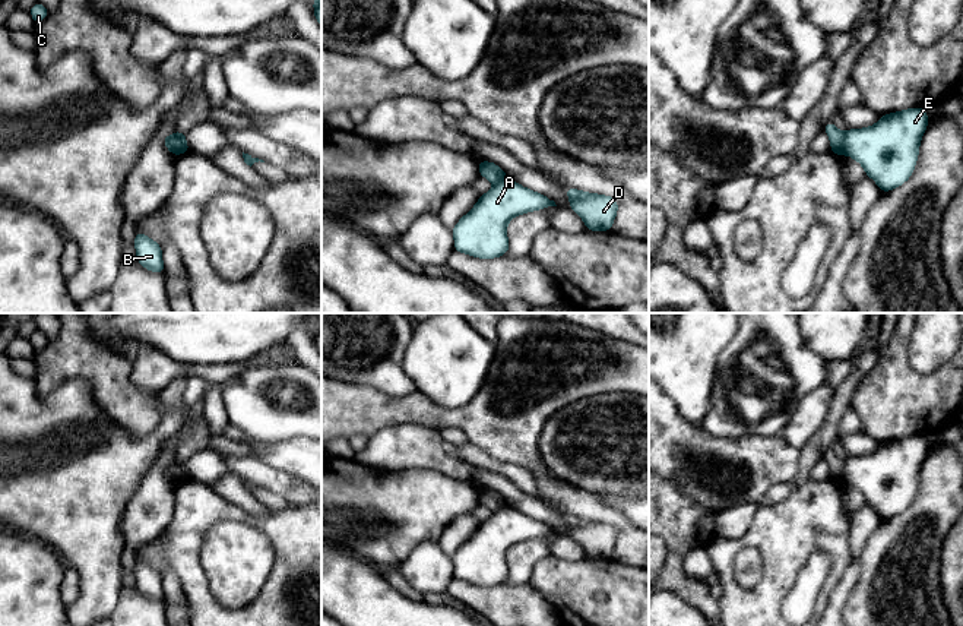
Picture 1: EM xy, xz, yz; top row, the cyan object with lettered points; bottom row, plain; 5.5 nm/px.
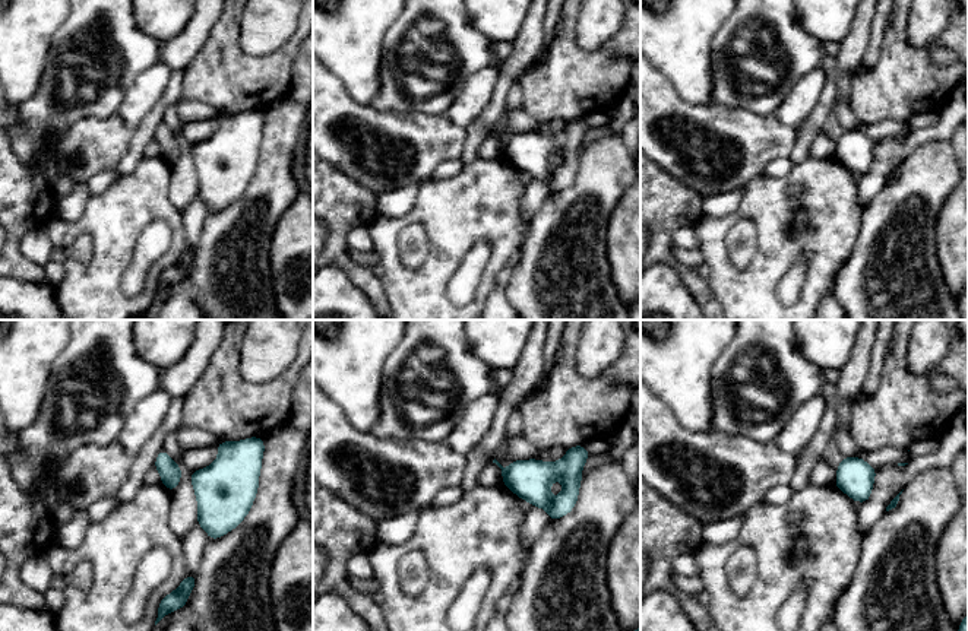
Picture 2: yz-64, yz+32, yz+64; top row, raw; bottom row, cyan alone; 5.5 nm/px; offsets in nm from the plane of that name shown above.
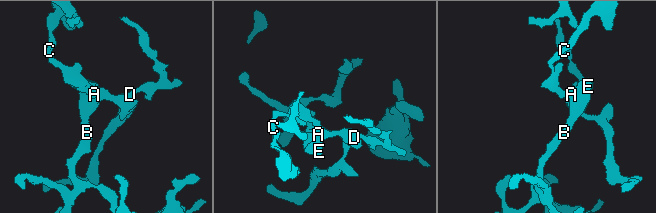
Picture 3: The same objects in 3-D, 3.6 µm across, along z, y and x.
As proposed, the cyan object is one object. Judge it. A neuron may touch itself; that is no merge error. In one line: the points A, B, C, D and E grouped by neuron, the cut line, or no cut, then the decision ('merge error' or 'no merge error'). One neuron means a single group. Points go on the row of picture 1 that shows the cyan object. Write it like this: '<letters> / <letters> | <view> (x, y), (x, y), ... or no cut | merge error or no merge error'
A B D E / C | yz (843, 133), (845, 154) | merge error

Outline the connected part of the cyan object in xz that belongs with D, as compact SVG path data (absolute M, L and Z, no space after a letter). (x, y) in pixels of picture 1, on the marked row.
M566 187L573 209L585 222L587 231L612 231L618 202L612 196L587 193Z

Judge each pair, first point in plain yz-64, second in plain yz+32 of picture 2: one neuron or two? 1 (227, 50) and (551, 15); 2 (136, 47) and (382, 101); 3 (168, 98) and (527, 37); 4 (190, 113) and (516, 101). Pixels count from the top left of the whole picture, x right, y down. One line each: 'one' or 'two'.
1: two
2: one
3: one
4: one

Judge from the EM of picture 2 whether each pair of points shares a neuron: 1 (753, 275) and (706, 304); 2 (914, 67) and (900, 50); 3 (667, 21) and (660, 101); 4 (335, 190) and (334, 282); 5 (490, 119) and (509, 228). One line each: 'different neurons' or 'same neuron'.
1: different neurons
2: same neuron
3: different neurons
4: different neurons
5: different neurons

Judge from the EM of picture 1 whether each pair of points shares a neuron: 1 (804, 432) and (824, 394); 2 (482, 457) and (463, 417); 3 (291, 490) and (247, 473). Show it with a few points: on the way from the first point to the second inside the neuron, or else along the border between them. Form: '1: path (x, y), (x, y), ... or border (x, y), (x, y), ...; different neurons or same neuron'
1: path (804, 423), (817, 402); same neuron
2: border (469, 440), (493, 457), (509, 462); different neurons
3: path (281, 483), (257, 473); same neuron

